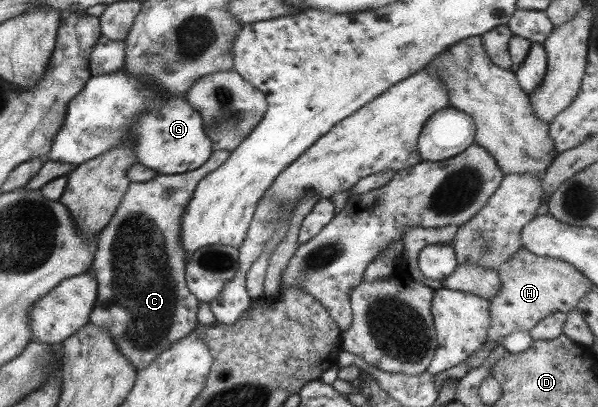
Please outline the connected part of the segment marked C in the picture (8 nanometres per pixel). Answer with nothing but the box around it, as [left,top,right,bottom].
[88,150,229,371]

